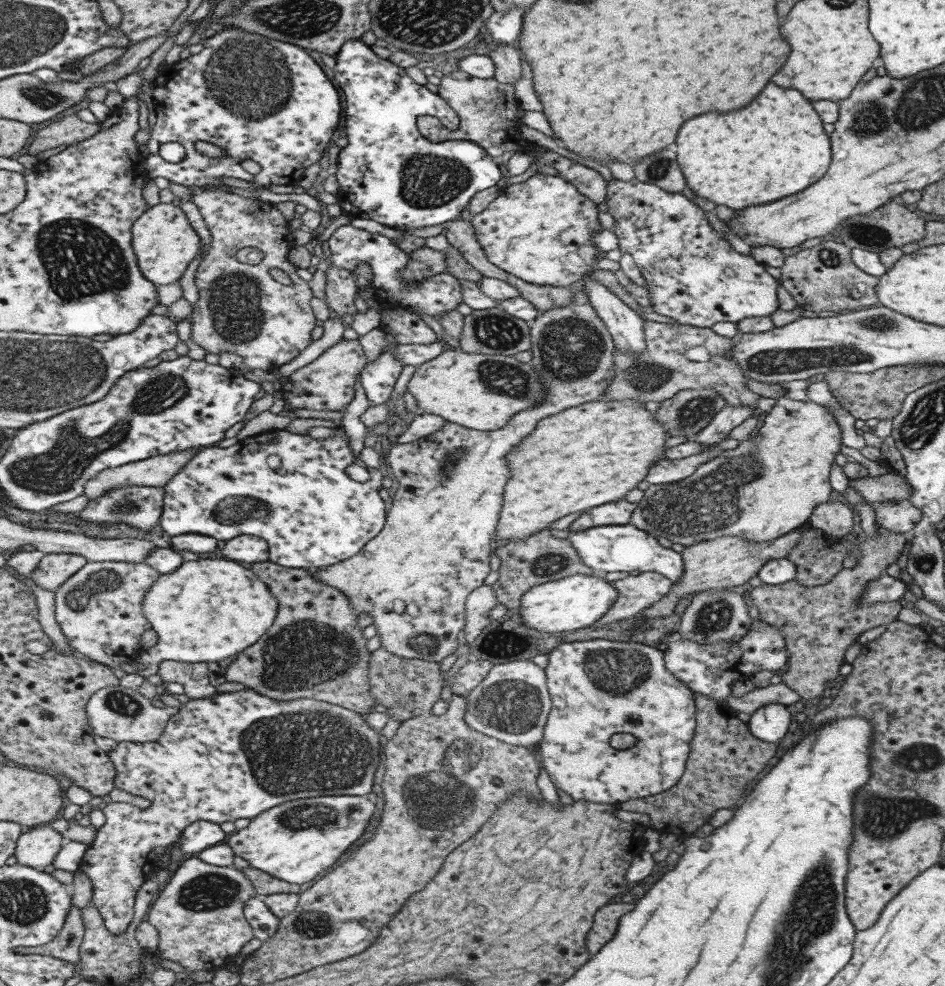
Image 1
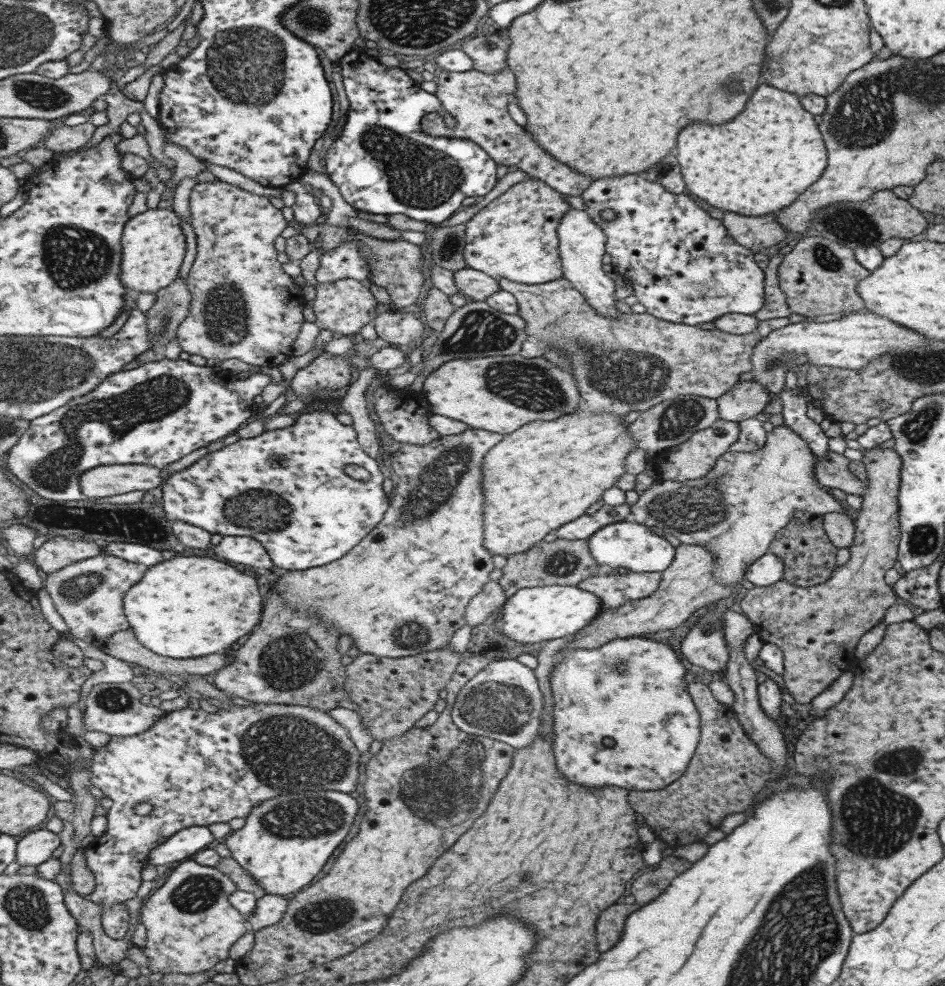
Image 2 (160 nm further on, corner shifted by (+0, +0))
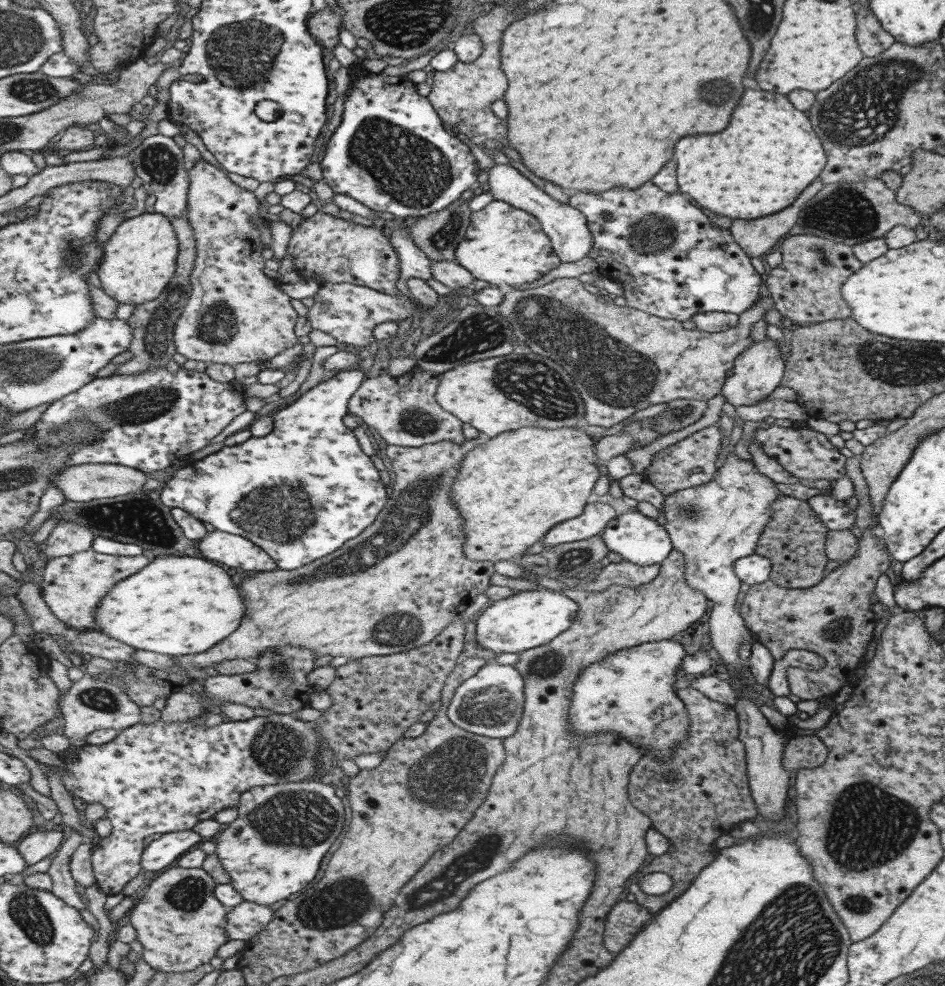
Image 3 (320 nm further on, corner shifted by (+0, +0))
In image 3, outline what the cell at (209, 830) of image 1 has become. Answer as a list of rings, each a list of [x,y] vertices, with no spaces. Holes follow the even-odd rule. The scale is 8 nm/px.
[[[192,829],[156,836],[150,840],[146,850],[143,851],[142,868],[149,872],[163,870],[189,853],[193,845],[197,846],[199,842],[203,842],[203,837]]]

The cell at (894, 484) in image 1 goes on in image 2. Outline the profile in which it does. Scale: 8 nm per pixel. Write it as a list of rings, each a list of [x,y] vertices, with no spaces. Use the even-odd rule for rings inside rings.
[[[827,451],[826,457],[815,456],[814,479],[822,488],[837,488],[847,494],[861,496],[866,489],[866,480],[860,481],[847,470],[847,458],[842,454]]]

